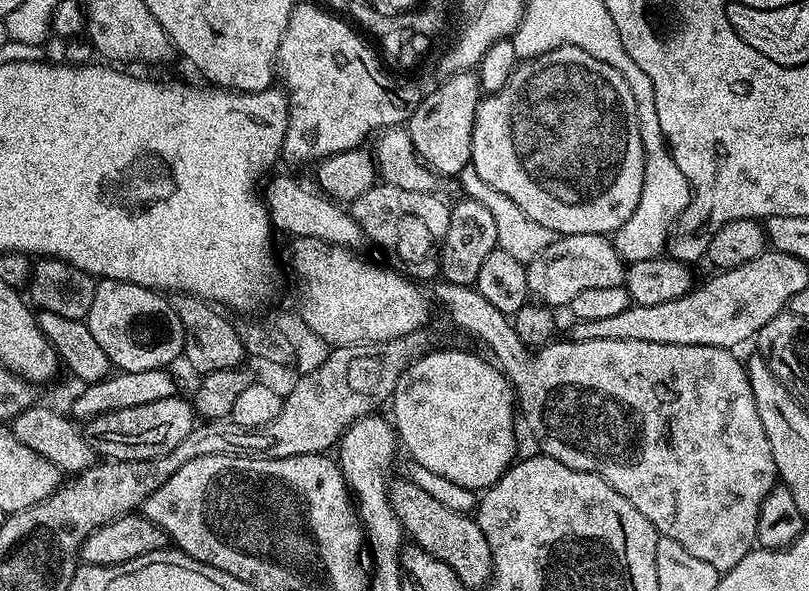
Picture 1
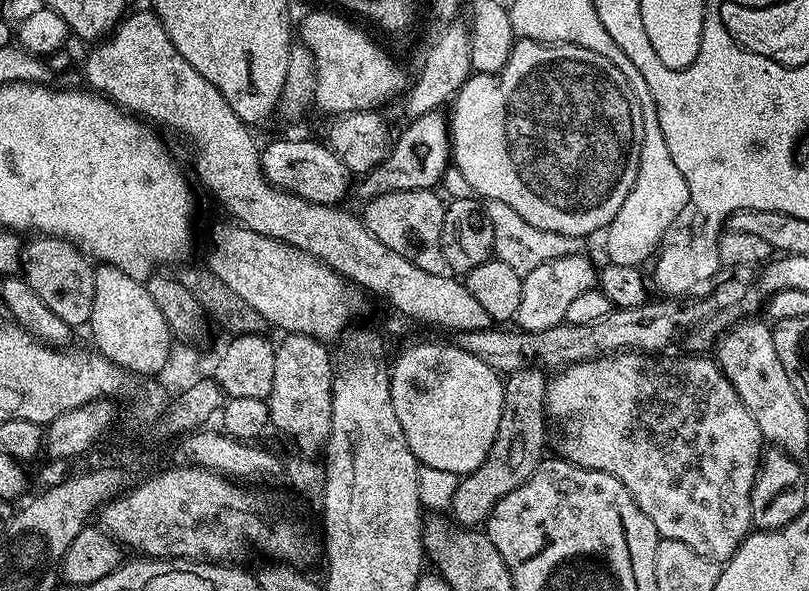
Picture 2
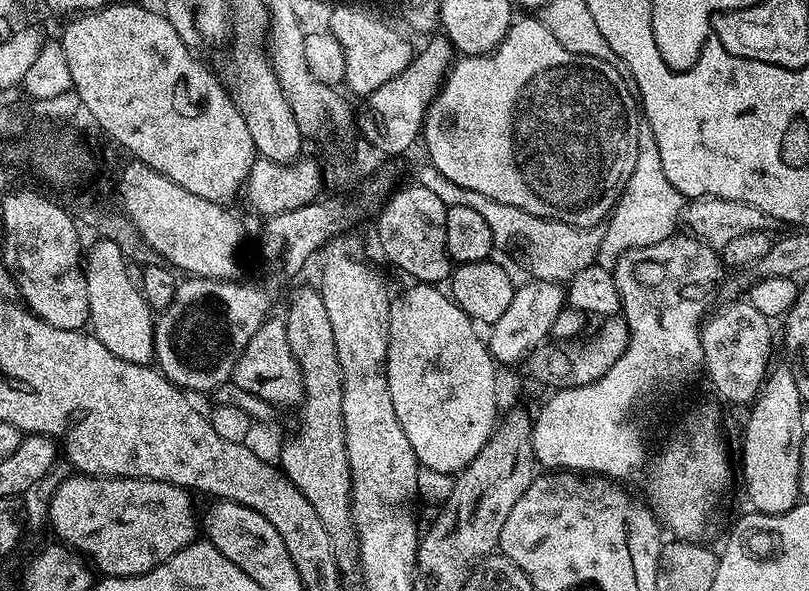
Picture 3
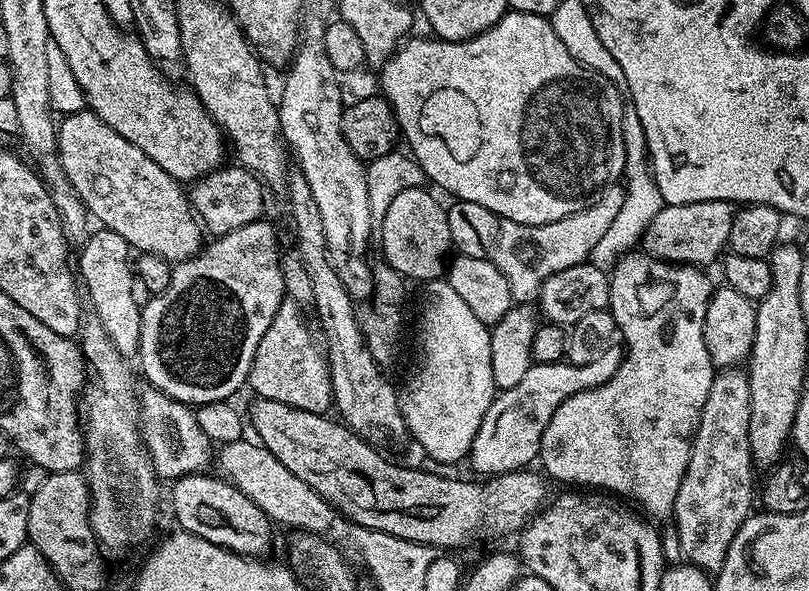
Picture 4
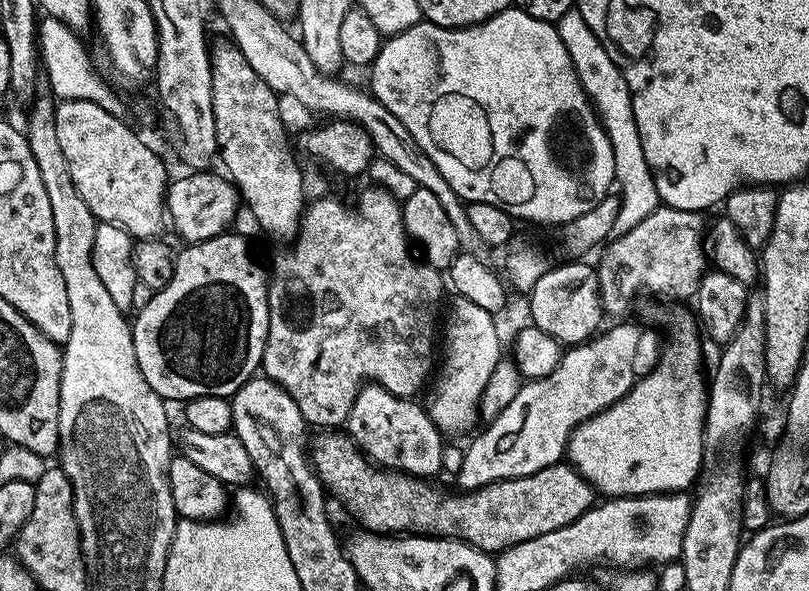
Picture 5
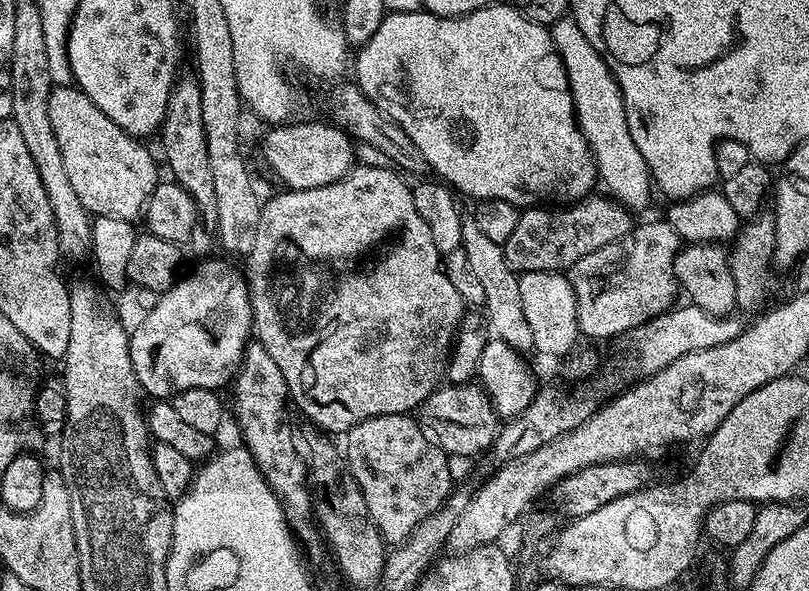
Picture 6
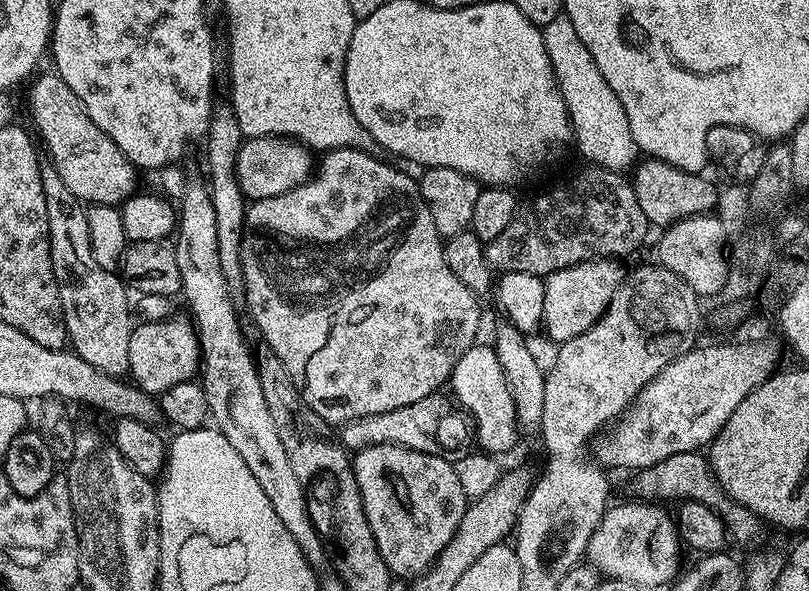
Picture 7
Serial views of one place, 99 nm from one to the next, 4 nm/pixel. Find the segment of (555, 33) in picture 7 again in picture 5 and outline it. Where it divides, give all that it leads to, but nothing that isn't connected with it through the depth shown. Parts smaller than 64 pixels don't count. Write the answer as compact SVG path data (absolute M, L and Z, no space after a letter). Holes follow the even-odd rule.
M573 10L562 14L562 18L555 21L555 26L562 38L562 42L566 46L566 54L570 54L570 62L578 74L580 85L584 87L585 94L591 100L592 107L600 123L603 124L605 132L611 138L612 148L616 152L615 183L618 185L618 188L620 184L618 195L621 200L621 209L618 210L618 216L614 221L612 236L618 237L632 230L638 222L642 222L642 218L646 218L646 214L650 214L655 208L661 207L662 204L658 190L654 186L652 172L648 169L648 163L642 154L642 142L638 134L638 126L634 122L634 114L632 113L632 95L628 93L624 76L621 75L615 62L610 58L610 54L606 54L604 44L596 37L594 30L590 30L590 26L586 26L586 18L582 18L580 12Z

